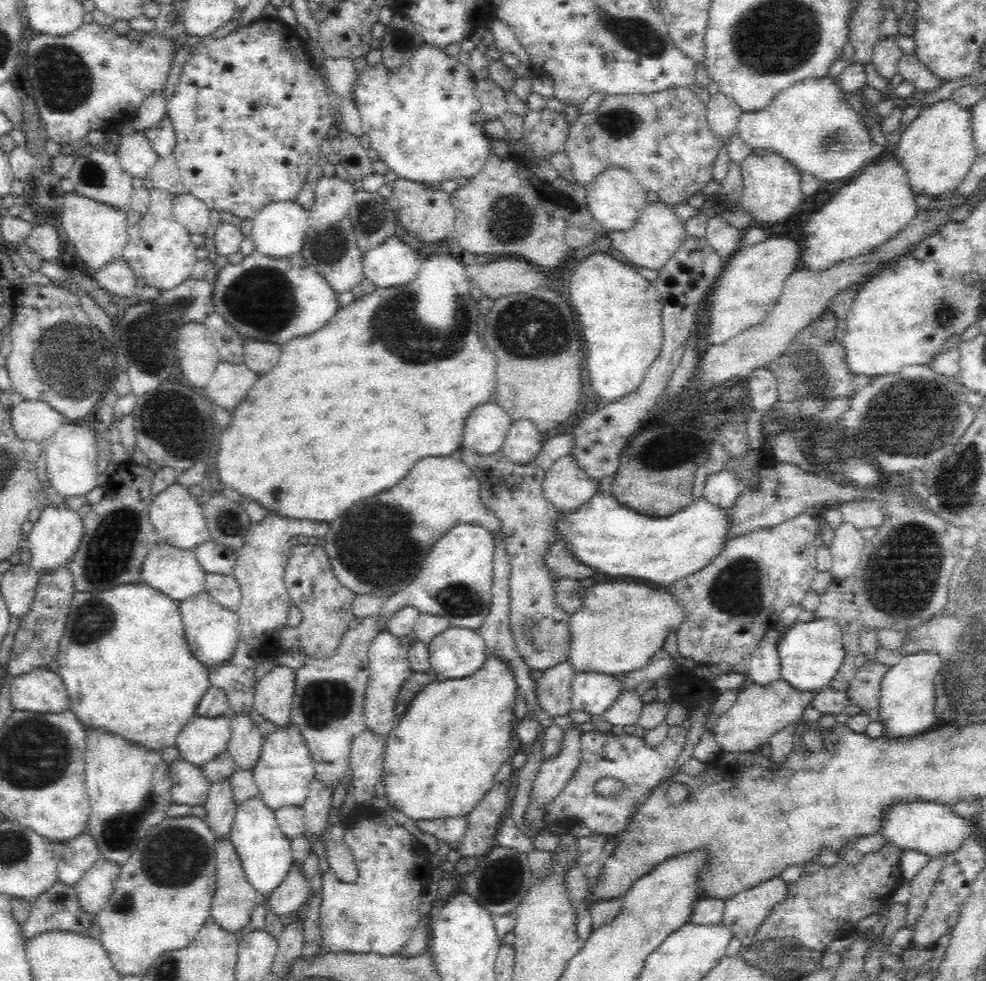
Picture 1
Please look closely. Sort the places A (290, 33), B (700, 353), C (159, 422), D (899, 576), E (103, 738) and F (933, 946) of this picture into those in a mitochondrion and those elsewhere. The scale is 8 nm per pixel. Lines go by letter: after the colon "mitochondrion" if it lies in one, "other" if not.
A: other
B: other
C: mitochondrion
D: mitochondrion
E: other
F: other

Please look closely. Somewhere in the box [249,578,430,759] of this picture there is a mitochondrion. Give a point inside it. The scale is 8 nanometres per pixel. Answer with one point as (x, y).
(323, 701)

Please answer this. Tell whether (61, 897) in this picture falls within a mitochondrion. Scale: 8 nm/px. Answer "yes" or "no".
yes

